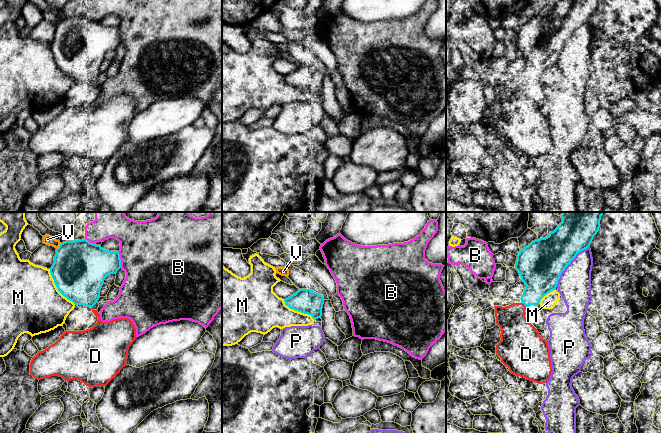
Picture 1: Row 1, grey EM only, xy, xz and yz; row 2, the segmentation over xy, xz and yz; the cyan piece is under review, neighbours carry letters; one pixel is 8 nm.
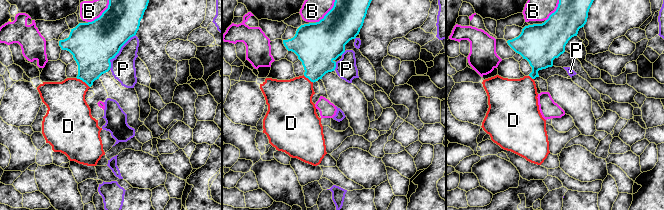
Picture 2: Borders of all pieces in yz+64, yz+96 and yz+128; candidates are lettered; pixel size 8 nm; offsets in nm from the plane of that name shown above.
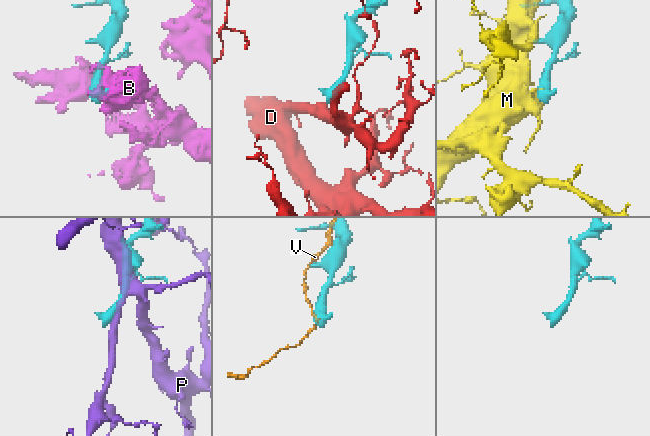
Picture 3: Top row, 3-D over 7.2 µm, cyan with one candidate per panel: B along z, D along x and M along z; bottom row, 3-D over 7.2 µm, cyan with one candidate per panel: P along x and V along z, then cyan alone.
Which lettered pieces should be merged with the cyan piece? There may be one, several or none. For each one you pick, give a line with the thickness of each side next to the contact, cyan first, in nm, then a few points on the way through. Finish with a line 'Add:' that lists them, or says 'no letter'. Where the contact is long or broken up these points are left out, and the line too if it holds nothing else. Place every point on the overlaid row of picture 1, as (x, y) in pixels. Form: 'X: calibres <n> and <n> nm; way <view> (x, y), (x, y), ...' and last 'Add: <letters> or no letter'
D: calibres 260 and 280 nm
Add: D

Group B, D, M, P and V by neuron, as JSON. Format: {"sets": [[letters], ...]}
{"sets": [["B"], ["D"], ["M"], ["P"], ["V"]]}

